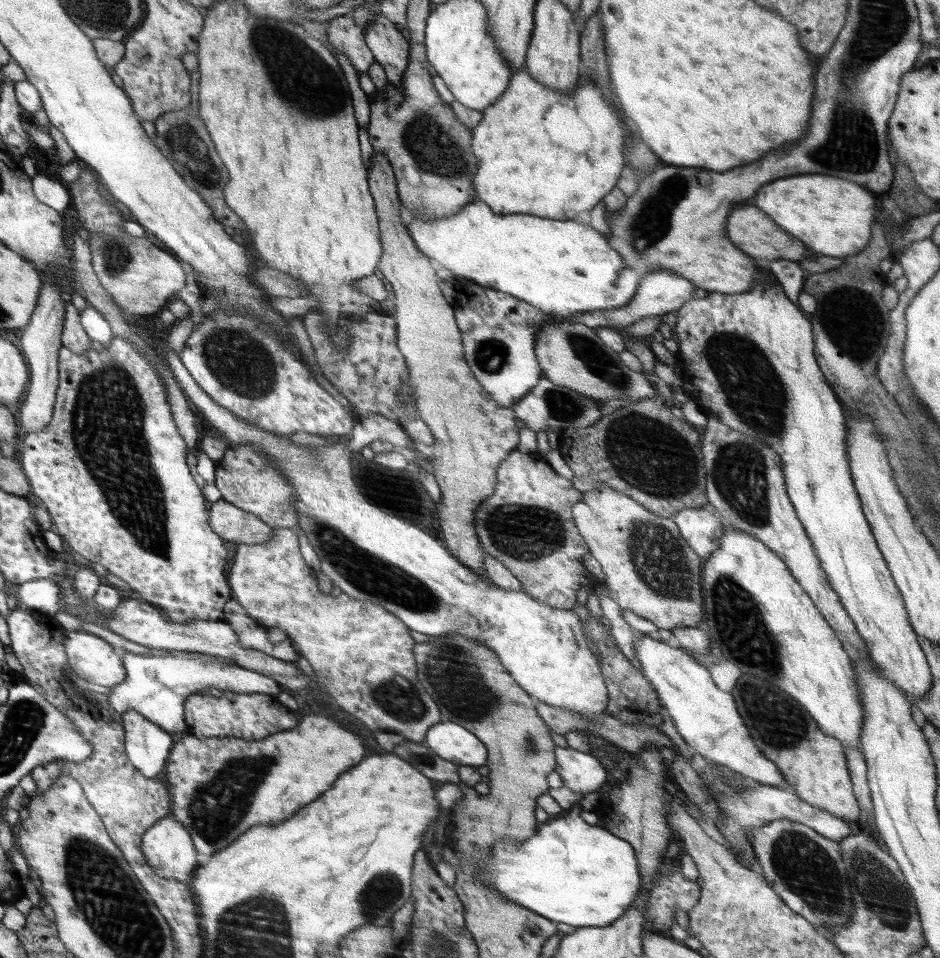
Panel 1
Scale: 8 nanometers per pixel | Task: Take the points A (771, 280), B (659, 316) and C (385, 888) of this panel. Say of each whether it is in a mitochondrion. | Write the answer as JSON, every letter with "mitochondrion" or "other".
{"A":"other","B":"other","C":"mitochondrion"}

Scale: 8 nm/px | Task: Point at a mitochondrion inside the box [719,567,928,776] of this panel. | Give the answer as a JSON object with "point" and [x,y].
{"point":[778,724]}

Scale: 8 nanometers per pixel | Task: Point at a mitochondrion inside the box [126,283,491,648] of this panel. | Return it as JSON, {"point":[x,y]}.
{"point":[379,578]}

